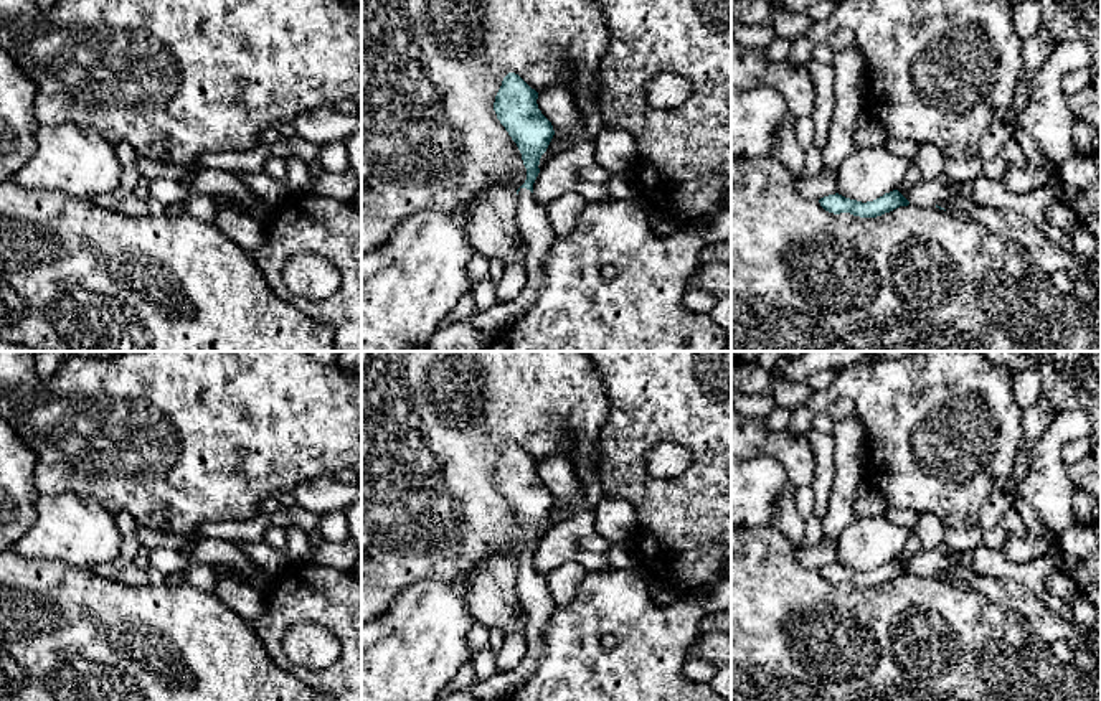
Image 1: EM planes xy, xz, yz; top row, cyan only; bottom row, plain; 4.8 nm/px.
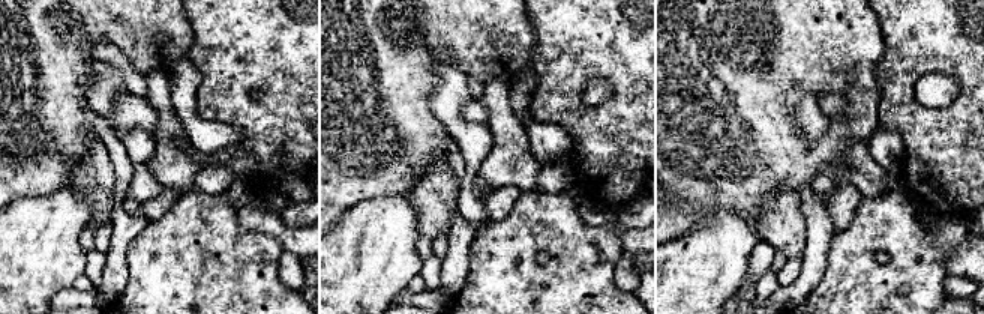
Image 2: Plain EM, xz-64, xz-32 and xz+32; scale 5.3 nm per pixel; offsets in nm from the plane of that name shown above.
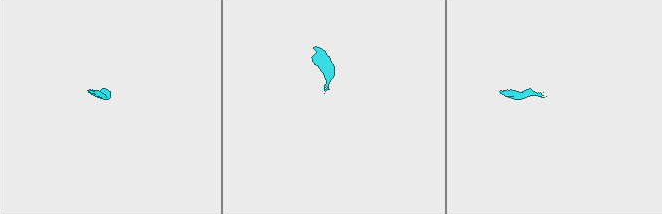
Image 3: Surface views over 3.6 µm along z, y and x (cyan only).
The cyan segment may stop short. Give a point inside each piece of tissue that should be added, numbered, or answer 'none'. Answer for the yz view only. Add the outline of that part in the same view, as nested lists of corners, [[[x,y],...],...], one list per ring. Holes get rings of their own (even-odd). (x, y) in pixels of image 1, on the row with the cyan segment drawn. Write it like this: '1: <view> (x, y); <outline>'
1: yz (963, 200); [[[964,186],[961,193],[957,193],[952,200],[944,200],[938,203],[941,208],[954,208],[961,211],[971,211],[972,208],[977,206],[977,203],[972,200],[969,188]]]

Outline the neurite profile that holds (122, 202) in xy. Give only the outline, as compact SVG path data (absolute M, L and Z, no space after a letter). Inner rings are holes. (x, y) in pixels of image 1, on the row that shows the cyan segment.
M117 188L111 193L102 193L94 198L101 208L120 213L125 216L145 216L149 214L147 203L134 195L134 191L127 191L124 188Z

